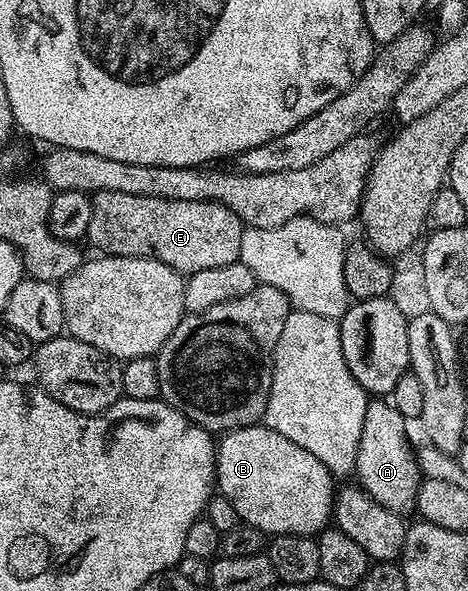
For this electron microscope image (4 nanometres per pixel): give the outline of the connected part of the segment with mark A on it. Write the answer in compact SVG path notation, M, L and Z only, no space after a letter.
M374 397L366 404L364 429L360 433L360 445L356 453L357 482L380 505L392 513L406 517L415 510L414 502L420 482L420 472L415 448L410 448L410 439L406 436L408 420L394 408L394 404L382 397Z

